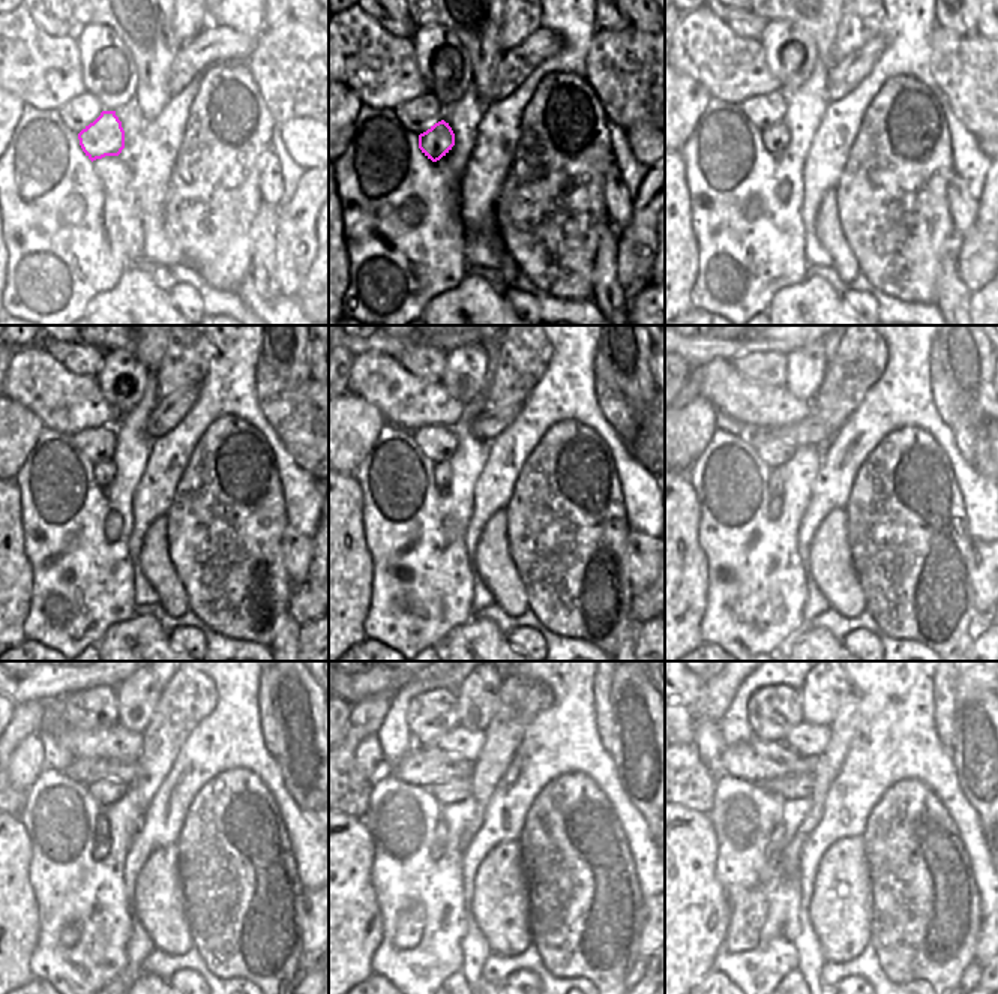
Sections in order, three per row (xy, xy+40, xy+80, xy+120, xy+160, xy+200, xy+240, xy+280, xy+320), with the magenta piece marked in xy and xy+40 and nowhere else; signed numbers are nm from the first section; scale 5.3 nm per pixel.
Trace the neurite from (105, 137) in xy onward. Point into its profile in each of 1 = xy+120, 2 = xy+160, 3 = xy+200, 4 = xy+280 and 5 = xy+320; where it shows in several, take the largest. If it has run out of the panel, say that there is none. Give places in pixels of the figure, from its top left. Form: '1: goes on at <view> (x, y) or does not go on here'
1: goes on at xy+120 (104, 473)
2: goes on at xy+160 (441, 471)
3: goes on at xy+200 (775, 473)
4: goes on at xy+280 (440, 832)
5: goes on at xy+320 (776, 844)

